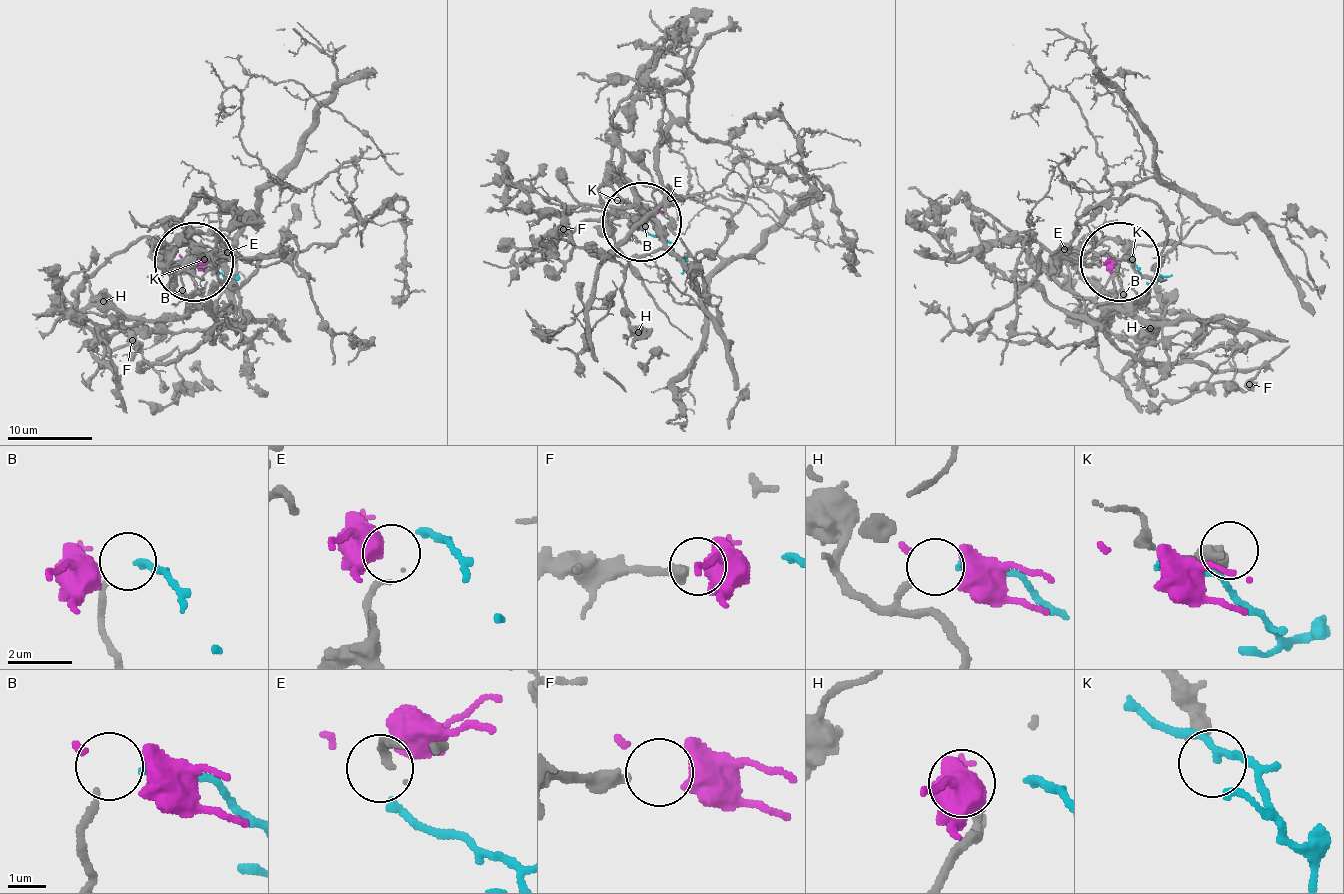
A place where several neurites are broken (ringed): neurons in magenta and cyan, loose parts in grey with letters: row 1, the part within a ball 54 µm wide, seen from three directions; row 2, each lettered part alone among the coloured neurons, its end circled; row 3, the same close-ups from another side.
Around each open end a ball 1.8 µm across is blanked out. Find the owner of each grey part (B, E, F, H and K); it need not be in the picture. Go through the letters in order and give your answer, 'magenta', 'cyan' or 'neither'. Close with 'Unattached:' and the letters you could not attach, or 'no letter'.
B: neither
E: cyan
F: neither
H: magenta
K: neither
Unattached: B, F, K

